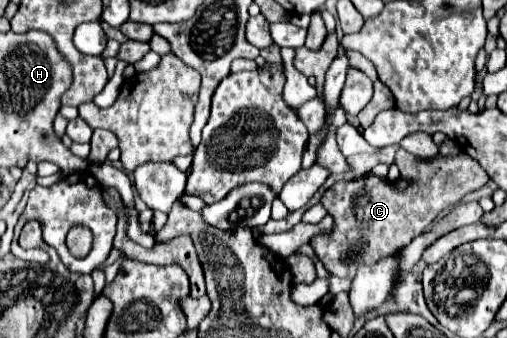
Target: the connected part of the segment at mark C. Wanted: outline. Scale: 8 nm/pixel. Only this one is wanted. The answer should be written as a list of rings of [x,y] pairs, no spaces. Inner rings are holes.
[[[399,149],[397,165],[401,169],[401,175],[411,179],[411,185],[401,193],[395,191],[389,181],[367,173],[349,183],[335,183],[323,195],[323,205],[333,217],[333,231],[315,235],[311,247],[331,275],[353,277],[361,263],[371,265],[381,257],[397,253],[401,247],[409,245],[417,235],[421,235],[445,207],[459,203],[463,195],[481,189],[489,181],[489,175],[483,171],[483,167],[463,151],[455,157],[437,155],[425,163],[419,157],[403,153],[403,149]],[[359,241],[361,249],[355,249],[355,243],[359,245]]]

